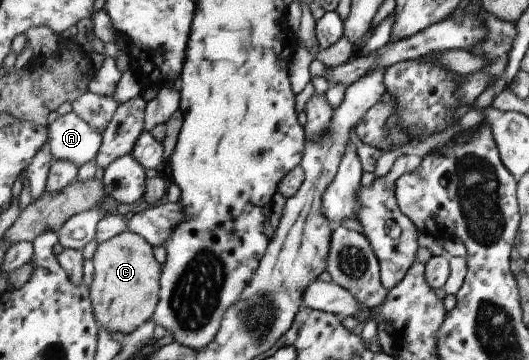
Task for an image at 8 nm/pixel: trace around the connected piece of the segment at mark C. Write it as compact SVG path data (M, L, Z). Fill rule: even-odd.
M129 228L99 244L92 260L94 272L90 297L98 322L109 332L116 330L128 337L137 326L147 322L156 313L163 264L157 262L153 245Z

